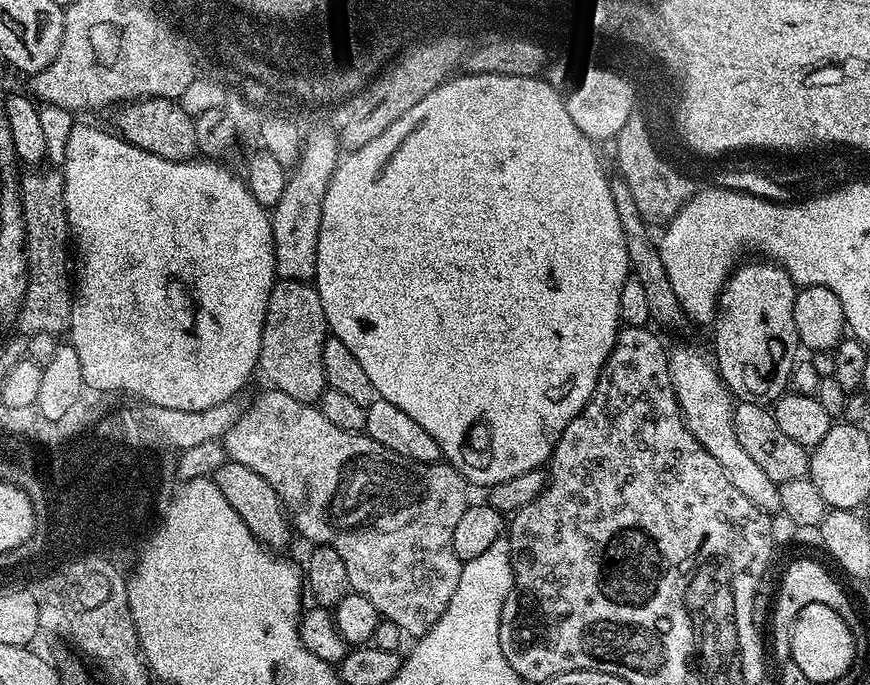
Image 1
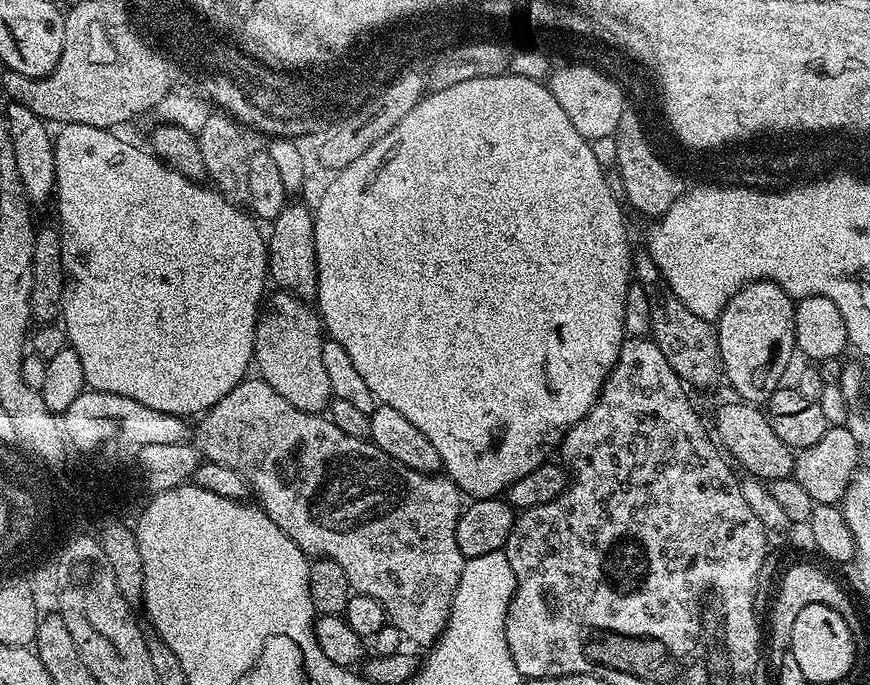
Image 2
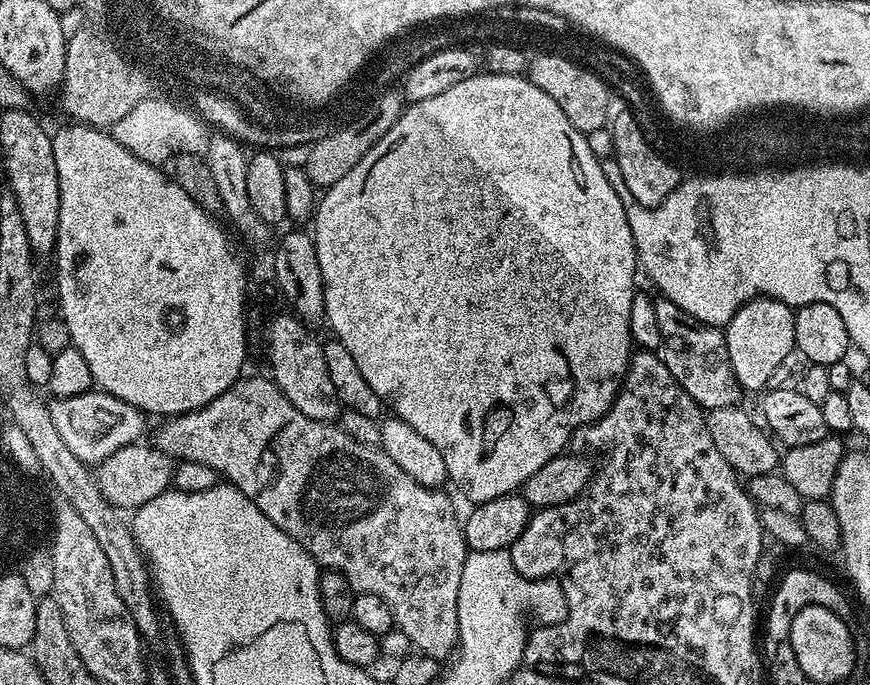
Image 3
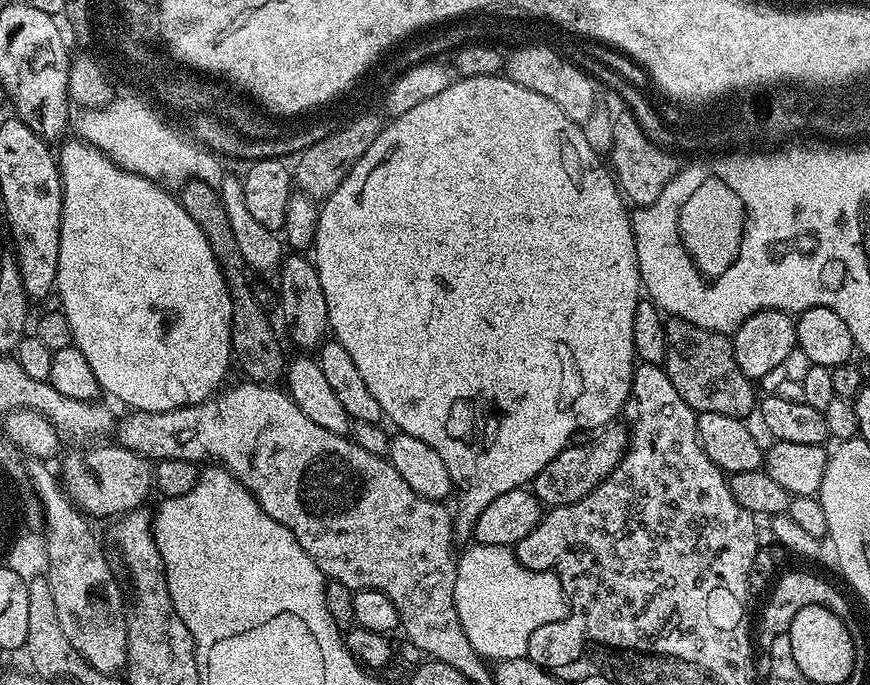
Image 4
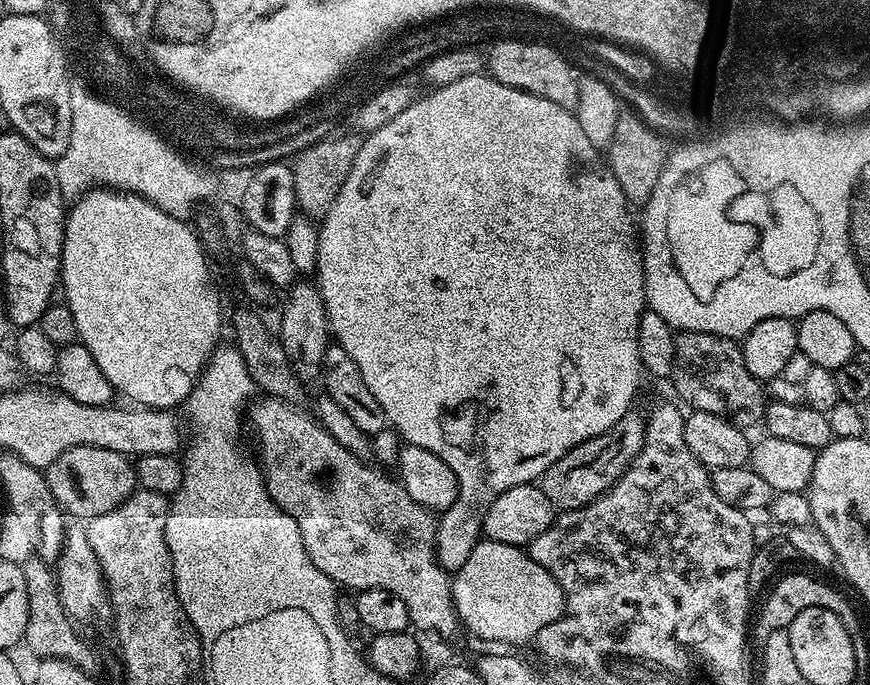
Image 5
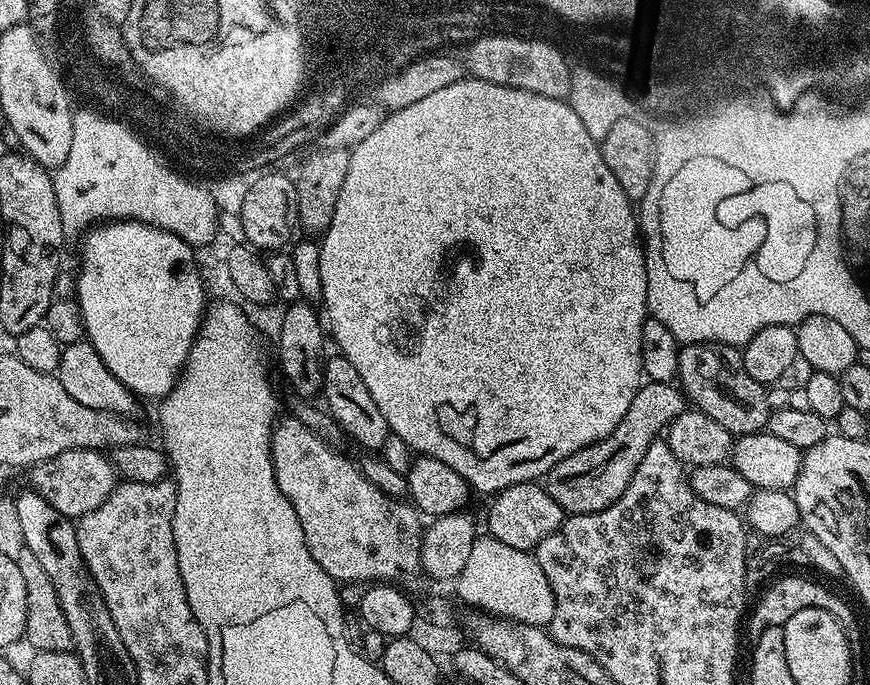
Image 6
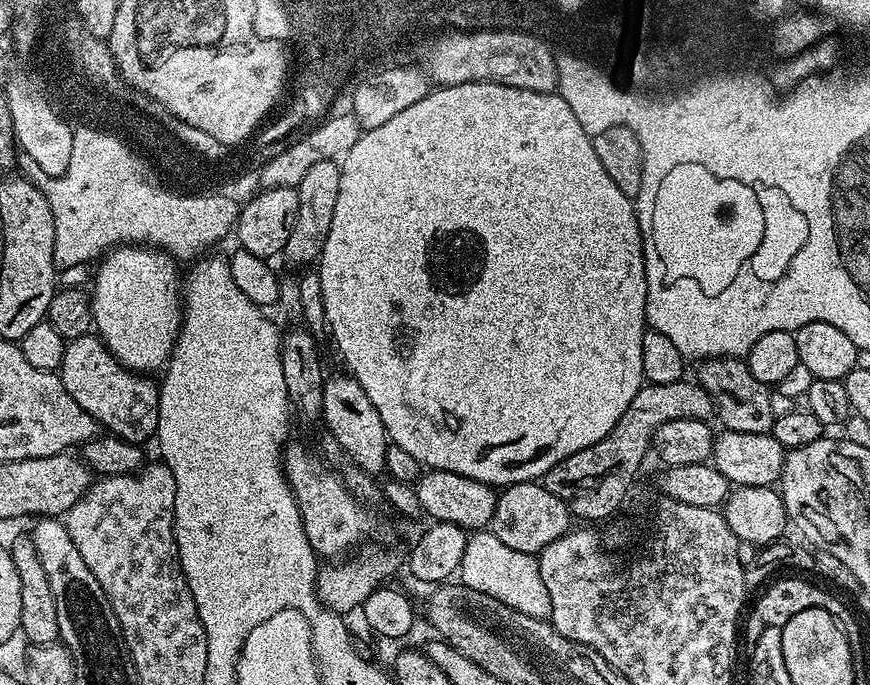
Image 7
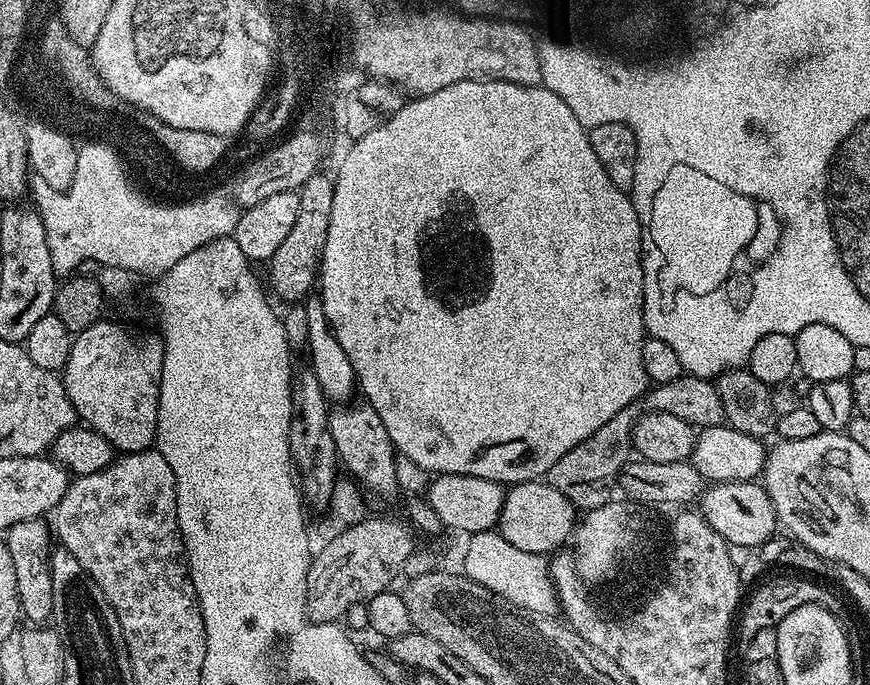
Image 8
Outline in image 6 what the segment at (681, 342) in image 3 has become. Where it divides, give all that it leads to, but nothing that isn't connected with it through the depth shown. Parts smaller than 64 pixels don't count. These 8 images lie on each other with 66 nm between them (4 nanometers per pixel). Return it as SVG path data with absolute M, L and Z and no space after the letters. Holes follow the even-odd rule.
M686 344L678 354L678 384L699 411L726 426L733 437L763 432L768 426L768 396L765 385L754 382L746 371L743 351L730 344Z

